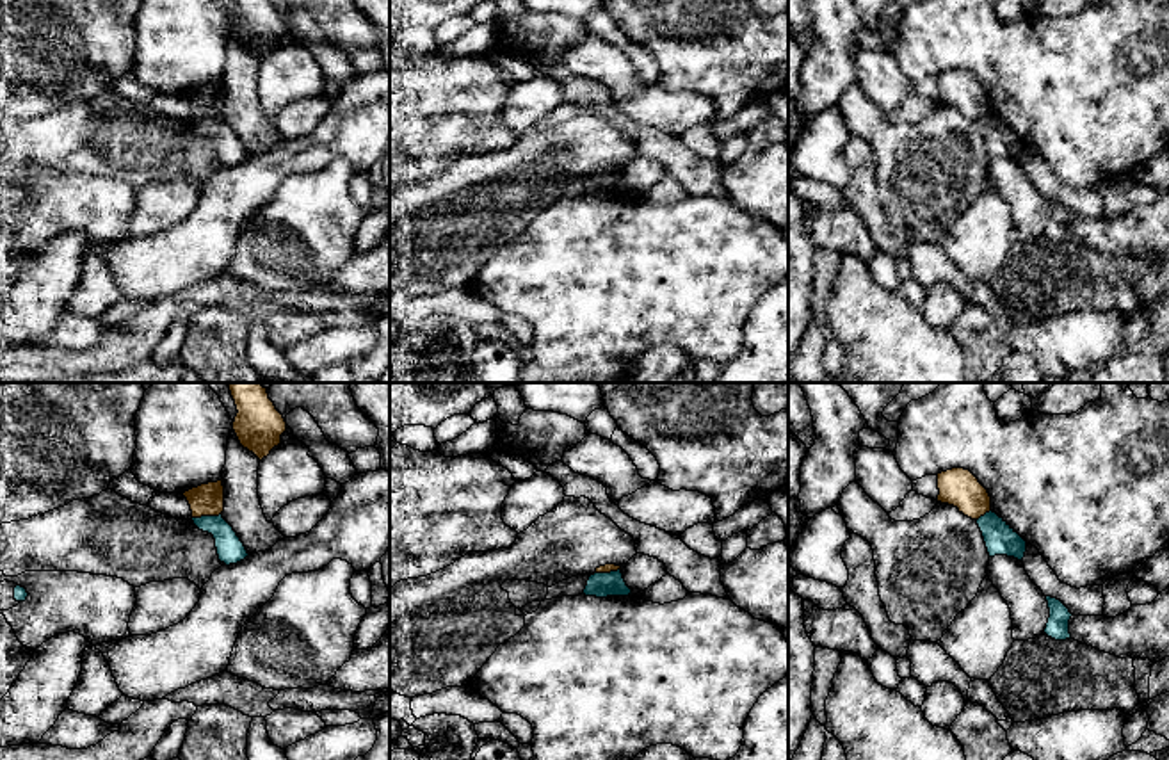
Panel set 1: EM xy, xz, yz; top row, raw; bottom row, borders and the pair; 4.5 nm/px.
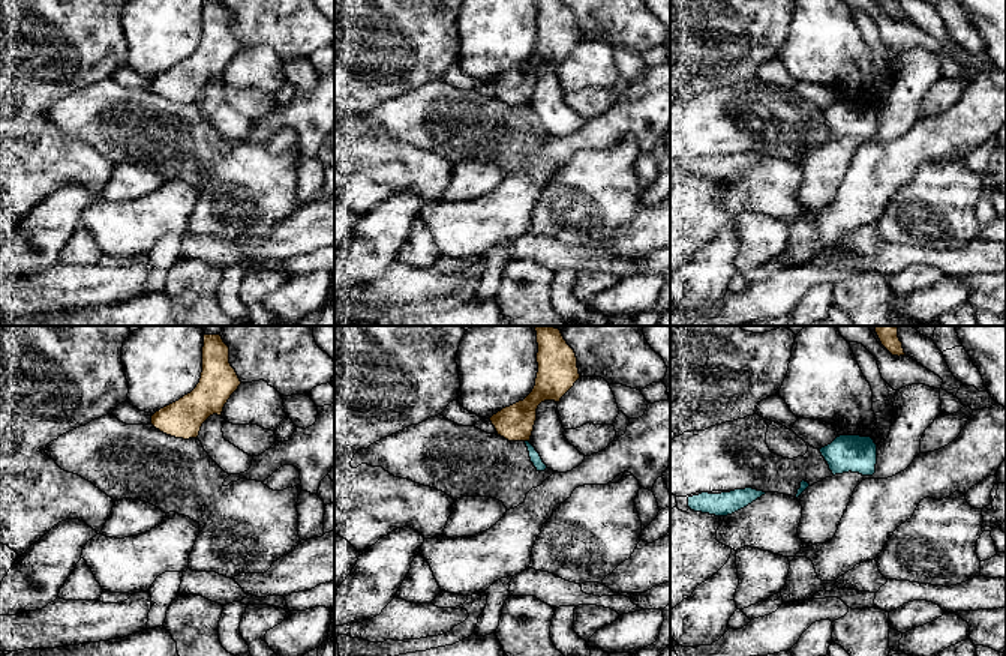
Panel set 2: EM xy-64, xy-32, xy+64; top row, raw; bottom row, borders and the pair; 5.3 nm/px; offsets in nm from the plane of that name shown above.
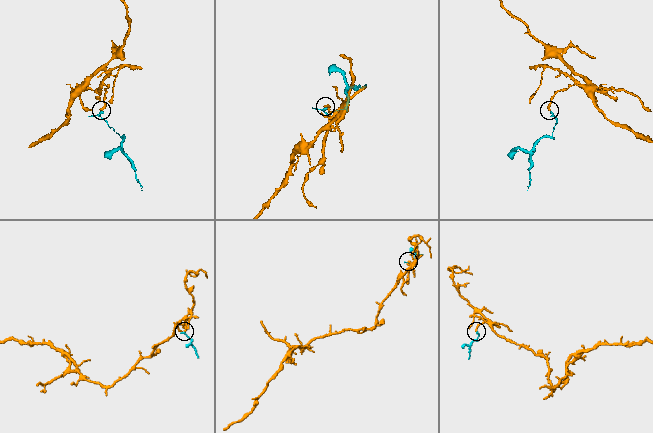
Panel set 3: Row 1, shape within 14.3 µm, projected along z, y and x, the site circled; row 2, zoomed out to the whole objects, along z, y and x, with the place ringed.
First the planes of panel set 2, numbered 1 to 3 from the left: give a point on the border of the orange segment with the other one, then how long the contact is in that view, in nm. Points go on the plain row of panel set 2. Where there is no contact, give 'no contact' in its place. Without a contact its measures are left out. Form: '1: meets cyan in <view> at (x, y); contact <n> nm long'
1: no contact
2: meets cyan in xy-32 at (526, 105); contact 30 nm long
3: no contact

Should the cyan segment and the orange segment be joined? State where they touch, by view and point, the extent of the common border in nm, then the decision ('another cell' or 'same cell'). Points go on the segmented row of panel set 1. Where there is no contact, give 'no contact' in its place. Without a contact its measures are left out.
xy (207, 517) | 140 nm | another cell

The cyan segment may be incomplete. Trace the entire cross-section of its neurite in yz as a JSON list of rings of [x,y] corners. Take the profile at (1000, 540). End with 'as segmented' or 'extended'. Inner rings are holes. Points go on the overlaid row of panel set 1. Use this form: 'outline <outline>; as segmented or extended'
outline [[[989,511],[977,520],[989,557],[1007,555],[1023,561],[1027,541],[996,513]]]; as segmented

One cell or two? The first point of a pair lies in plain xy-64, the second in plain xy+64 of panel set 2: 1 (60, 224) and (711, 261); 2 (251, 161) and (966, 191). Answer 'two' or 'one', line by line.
1: one
2: one

